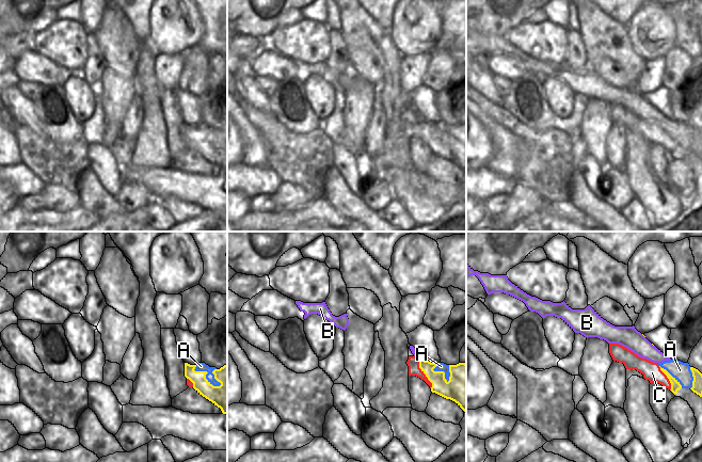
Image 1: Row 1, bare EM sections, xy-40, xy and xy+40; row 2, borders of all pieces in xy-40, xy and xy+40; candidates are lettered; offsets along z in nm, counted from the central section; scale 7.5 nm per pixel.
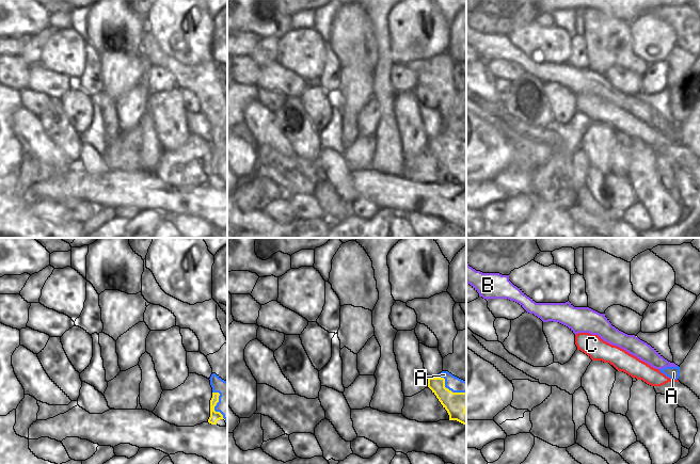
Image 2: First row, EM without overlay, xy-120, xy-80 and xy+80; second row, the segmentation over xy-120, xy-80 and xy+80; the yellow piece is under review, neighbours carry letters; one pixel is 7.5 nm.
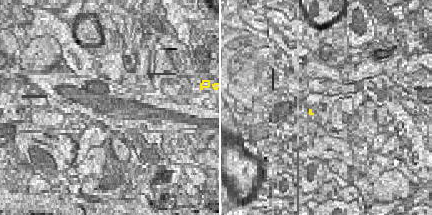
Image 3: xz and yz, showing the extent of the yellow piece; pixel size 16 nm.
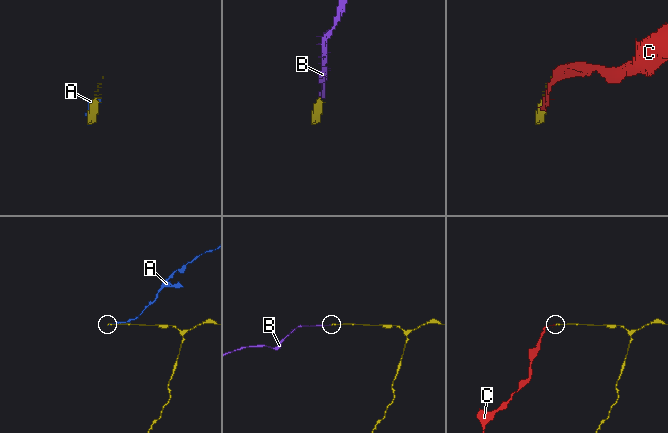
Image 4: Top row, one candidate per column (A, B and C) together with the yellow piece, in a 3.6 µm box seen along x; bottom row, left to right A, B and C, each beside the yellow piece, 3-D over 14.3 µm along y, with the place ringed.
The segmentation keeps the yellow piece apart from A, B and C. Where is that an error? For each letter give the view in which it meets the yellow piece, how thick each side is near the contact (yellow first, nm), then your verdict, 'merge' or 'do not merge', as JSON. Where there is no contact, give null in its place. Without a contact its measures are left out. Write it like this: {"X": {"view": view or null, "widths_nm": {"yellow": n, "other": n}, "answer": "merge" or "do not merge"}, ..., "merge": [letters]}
{"A": {"view": "xy-40", "widths_nm": {"yellow": 200, "other": 60}, "answer": "do not merge"}, "B": {"view": "xy+40", "widths_nm": {"yellow": 20, "other": 160}, "answer": "merge"}, "C": {"view": "xy", "widths_nm": {"yellow": 140, "other": 90}, "answer": "do not merge"}, "merge": ["B"]}

